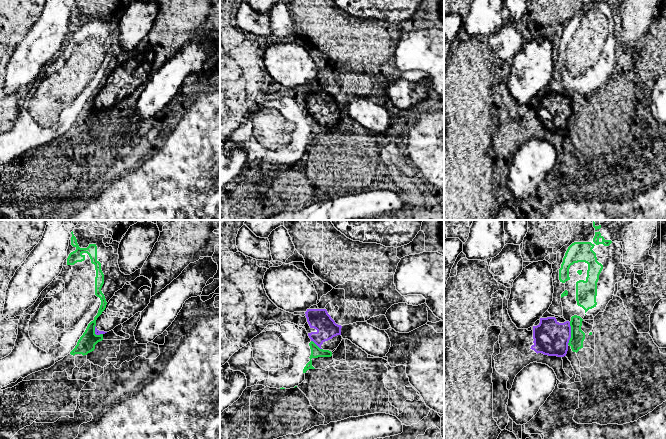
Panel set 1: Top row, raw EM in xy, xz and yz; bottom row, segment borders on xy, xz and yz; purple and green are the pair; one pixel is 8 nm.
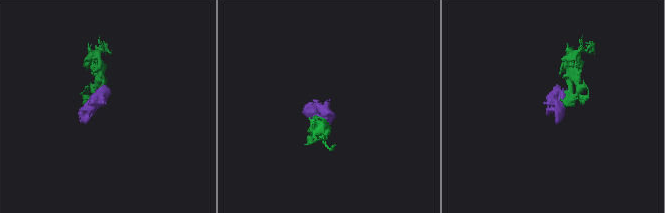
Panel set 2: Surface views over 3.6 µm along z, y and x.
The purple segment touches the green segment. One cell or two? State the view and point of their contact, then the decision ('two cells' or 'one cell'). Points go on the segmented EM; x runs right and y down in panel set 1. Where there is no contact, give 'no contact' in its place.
yz (570, 333) | two cells

